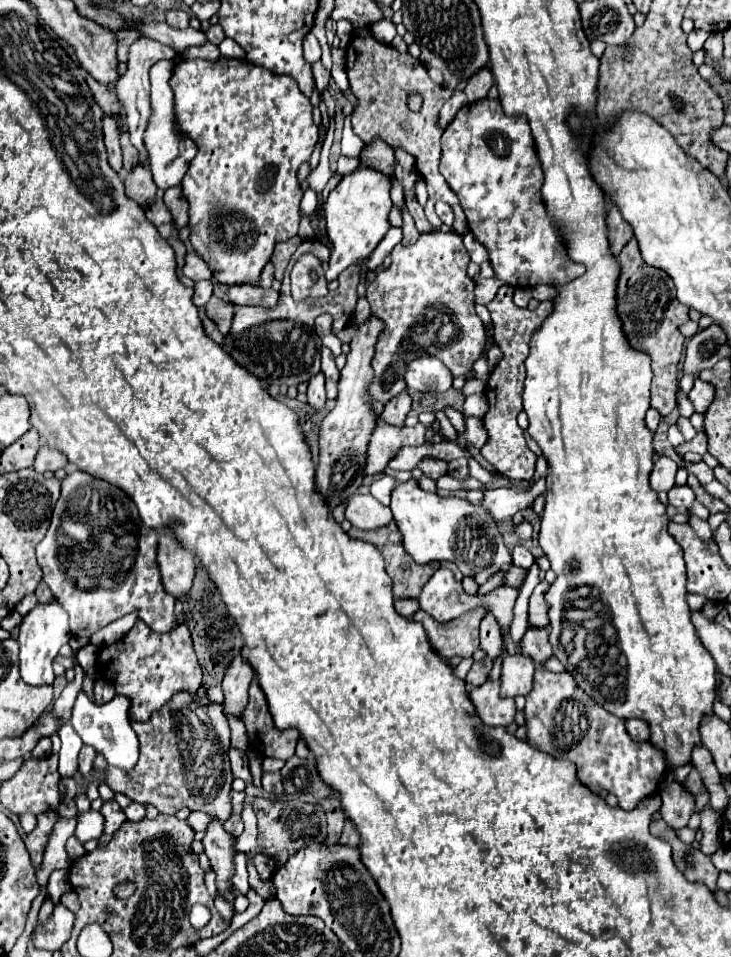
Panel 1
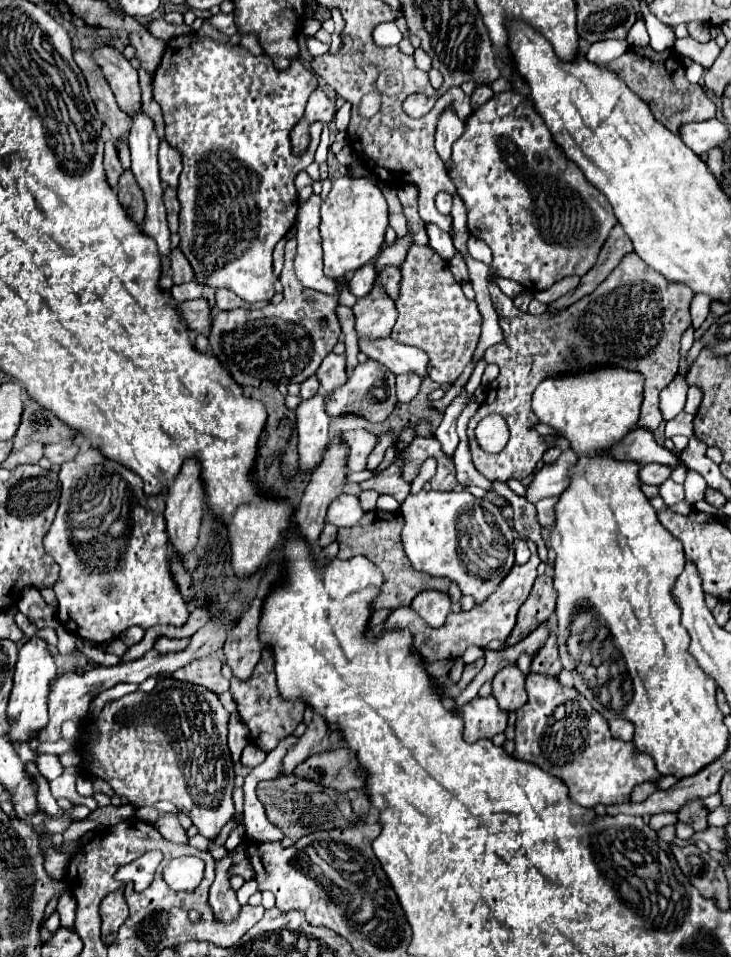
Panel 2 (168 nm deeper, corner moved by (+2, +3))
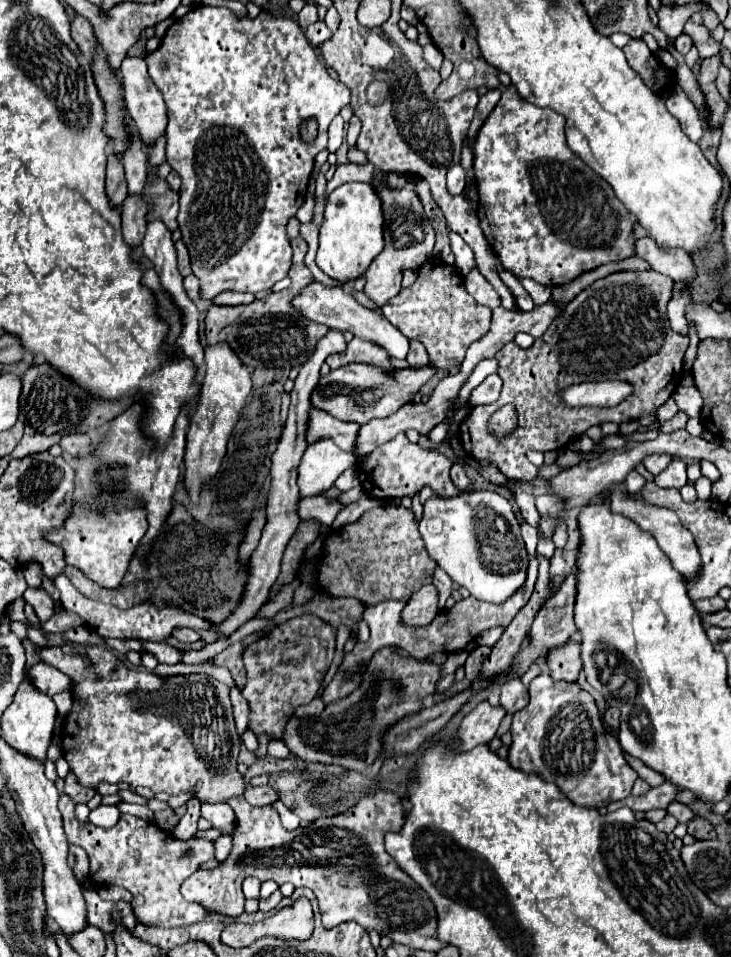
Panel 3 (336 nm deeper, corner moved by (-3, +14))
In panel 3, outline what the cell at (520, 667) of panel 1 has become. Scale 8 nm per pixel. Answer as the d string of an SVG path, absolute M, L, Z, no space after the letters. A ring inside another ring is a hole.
M510 678L502 684L502 694L500 694L500 706L514 714L522 710L528 704L528 690L520 682L520 678Z

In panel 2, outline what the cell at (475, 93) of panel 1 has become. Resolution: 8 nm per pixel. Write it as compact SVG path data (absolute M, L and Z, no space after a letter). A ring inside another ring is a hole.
M479 85L479 87L475 89L473 97L471 97L471 105L473 105L473 109L481 107L483 103L487 103L491 97L493 97L493 91L491 91L491 87L489 87L489 85Z

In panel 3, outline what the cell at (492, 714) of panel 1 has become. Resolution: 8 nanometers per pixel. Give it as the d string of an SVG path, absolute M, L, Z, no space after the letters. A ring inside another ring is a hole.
M480 702L468 716L462 720L462 728L458 730L460 750L472 750L478 744L486 744L496 736L496 730L506 716L502 706L490 706L488 702Z

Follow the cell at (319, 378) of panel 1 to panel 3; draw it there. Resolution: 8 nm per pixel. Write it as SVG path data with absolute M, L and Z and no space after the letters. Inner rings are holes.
M324 438L310 444L298 466L300 496L316 496L326 492L336 478L350 466L356 466L354 454L342 452L332 440Z

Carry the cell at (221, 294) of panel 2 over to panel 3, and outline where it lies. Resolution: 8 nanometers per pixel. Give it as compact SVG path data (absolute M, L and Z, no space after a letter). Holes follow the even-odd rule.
M220 292L214 298L214 304L230 304L230 306L238 306L238 304L250 304L256 296L254 294L242 294L242 292Z

